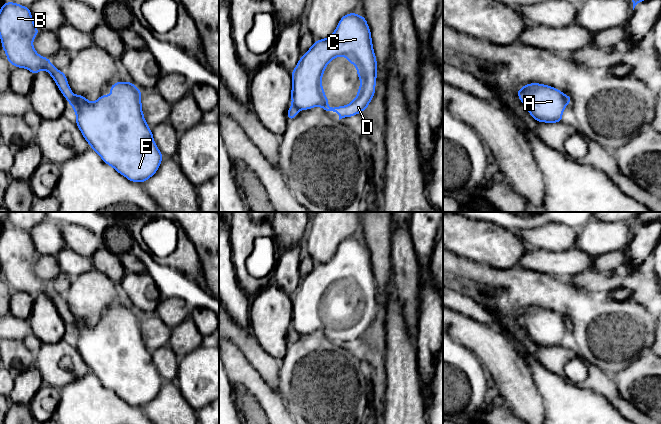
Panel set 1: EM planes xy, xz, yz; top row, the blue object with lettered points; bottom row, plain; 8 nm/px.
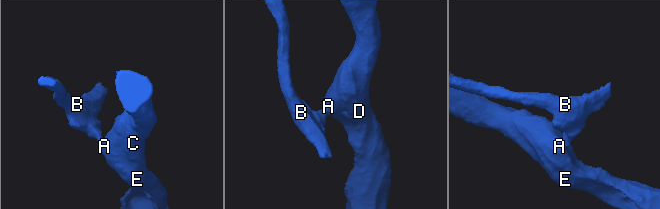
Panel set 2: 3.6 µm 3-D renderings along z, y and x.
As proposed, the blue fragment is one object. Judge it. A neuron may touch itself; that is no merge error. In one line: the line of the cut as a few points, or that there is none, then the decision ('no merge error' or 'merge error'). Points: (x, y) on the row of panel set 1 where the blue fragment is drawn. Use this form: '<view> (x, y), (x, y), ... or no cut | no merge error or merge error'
xy (72, 93), (72, 97), (68, 101) | merge error

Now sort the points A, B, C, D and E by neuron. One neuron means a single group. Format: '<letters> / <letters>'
A C D E / B

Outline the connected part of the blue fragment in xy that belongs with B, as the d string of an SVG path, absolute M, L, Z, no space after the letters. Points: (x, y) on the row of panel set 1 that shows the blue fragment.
M6 2L0 9L0 39L7 60L17 68L25 68L36 75L46 70L55 81L67 101L72 91L64 72L59 71L47 57L39 55L33 47L33 40L39 33L29 7Z

